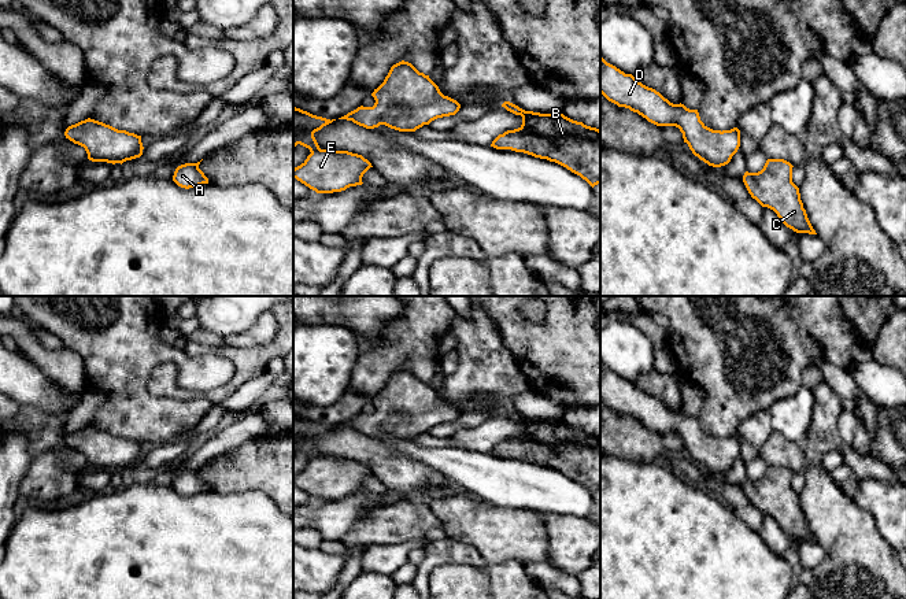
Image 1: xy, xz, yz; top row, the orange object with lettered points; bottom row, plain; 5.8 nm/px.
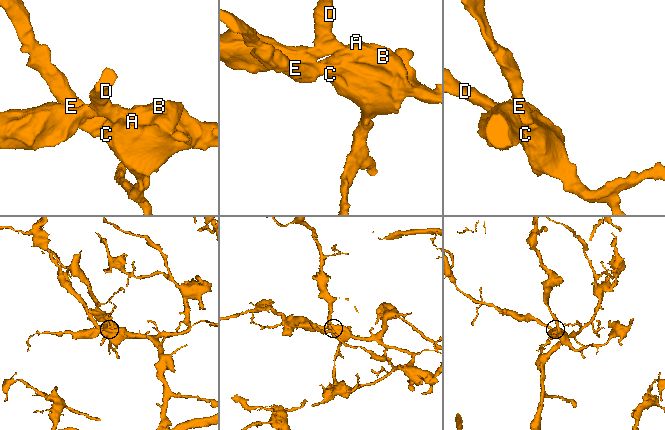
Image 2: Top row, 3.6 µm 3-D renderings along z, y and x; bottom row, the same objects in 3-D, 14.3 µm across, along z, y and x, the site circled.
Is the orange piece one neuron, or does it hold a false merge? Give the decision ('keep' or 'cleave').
keep

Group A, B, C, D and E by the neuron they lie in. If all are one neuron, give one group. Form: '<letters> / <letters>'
A B C D E

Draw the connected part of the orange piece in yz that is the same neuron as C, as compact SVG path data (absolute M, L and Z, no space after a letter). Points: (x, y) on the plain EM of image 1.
M768 466L761 478L746 478L743 489L751 504L773 517L787 535L817 541L803 515L799 495L792 489L792 474L784 466Z

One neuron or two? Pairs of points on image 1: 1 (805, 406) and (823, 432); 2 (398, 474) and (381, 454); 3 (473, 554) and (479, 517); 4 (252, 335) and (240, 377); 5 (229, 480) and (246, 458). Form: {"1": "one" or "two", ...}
{"1": "two", "2": "one", "3": "two", "4": "two", "5": "one"}

